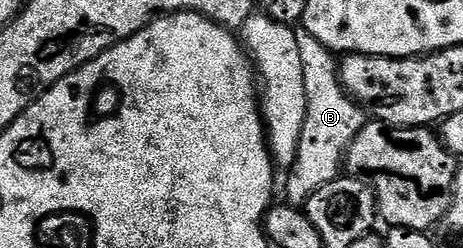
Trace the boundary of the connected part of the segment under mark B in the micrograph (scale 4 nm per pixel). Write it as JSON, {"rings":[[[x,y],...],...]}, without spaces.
{"rings":[[[303,26],[296,28],[296,37],[298,38],[298,50],[302,57],[302,74],[306,81],[306,122],[300,135],[296,162],[286,172],[286,176],[288,176],[286,200],[293,206],[304,206],[307,205],[308,199],[312,195],[318,190],[322,190],[322,186],[340,179],[342,169],[346,164],[348,148],[354,142],[354,138],[358,138],[358,134],[363,130],[366,123],[366,113],[345,92],[344,86],[340,82],[337,57],[329,52],[326,46],[322,46],[322,42],[318,42],[318,38],[314,38],[314,34],[307,32]]]}

